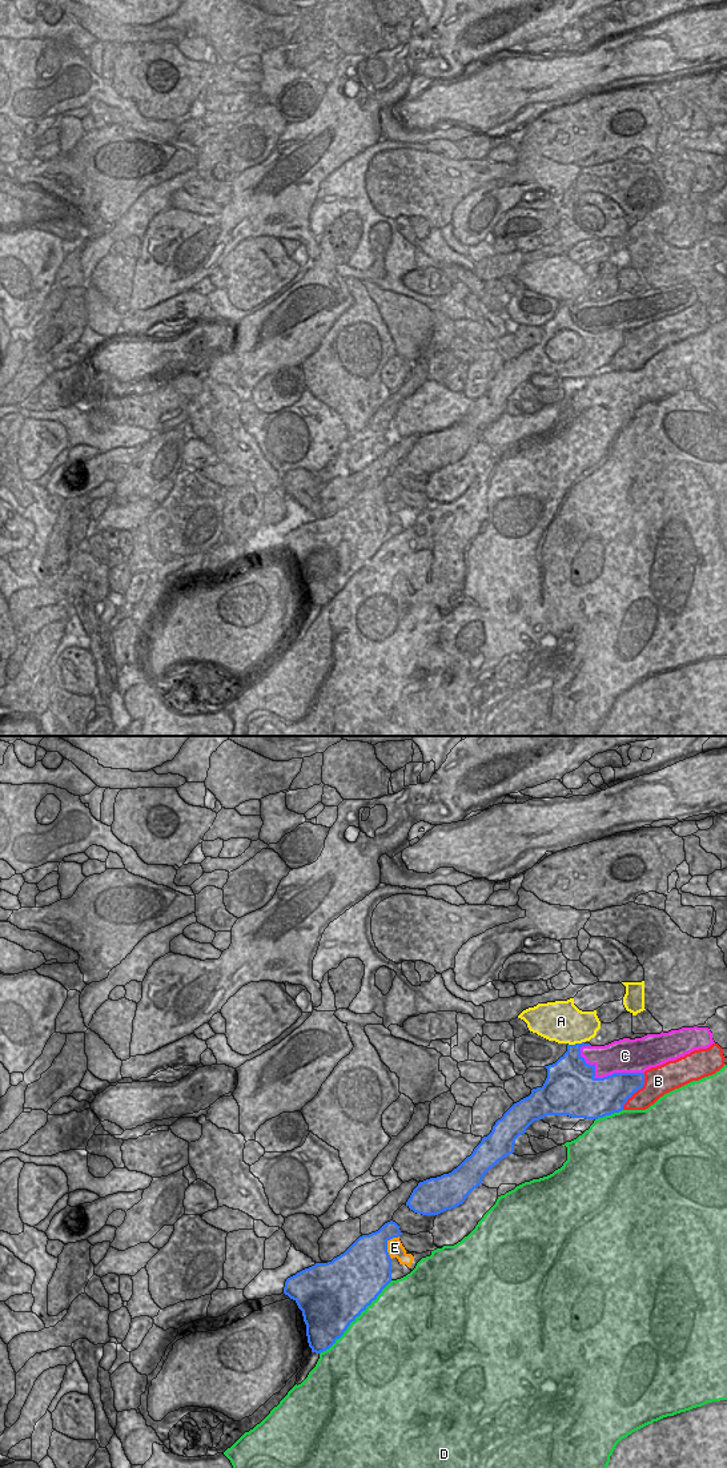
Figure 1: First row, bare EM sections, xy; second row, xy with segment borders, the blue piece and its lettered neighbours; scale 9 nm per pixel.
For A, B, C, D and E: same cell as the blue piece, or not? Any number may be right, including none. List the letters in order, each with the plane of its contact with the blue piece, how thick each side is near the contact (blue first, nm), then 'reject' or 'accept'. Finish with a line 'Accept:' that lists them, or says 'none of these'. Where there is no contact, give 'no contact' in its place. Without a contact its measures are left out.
A: contact in xy; calibres 300 and 380 nm; reject
B: contact in xy; calibres 320 and 260 nm; reject
C: contact in xy; calibres 380 and 300 nm; reject
D: contact in xy; calibres 500 and 500 nm; reject
E: contact in xy; calibres 440 and 140 nm; reject
Accept: none of these

